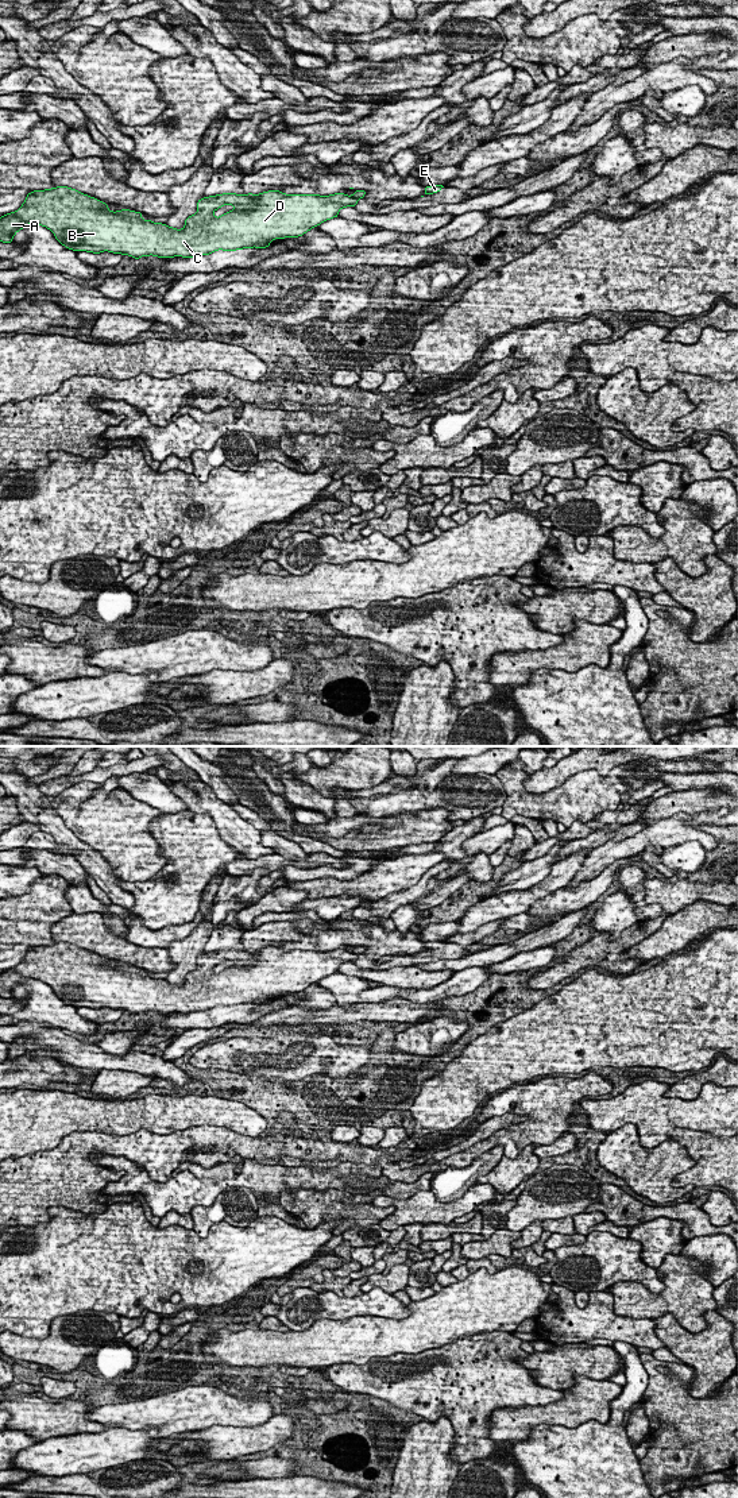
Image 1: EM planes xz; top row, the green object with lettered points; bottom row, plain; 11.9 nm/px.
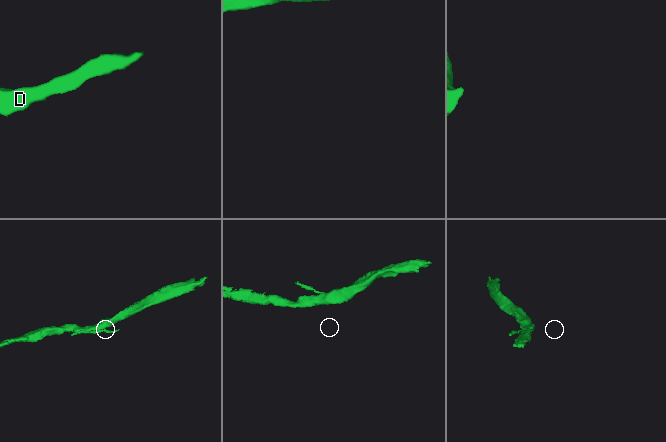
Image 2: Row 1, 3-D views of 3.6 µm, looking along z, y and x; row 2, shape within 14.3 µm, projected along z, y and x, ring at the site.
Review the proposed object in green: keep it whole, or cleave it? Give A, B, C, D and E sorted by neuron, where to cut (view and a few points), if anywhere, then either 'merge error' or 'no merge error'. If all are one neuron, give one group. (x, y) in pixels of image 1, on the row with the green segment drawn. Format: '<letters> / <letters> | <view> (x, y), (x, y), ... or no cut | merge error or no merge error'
A B C D / E | xz (352, 196), (358, 199) | merge error

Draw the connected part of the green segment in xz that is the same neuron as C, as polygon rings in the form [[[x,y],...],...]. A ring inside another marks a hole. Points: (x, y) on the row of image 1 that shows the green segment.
[[[57,186],[28,193],[15,213],[1,216],[0,242],[12,243],[18,231],[34,223],[49,228],[62,246],[77,252],[109,251],[130,255],[136,260],[148,255],[192,258],[209,255],[217,250],[266,248],[274,239],[302,236],[318,224],[337,217],[341,208],[356,204],[358,198],[344,193],[331,196],[285,194],[281,190],[268,190],[260,194],[223,193],[198,200],[197,213],[185,220],[182,229],[175,229],[162,223],[152,223],[150,219],[143,220],[140,212],[128,209],[112,212],[105,202],[94,197],[67,186]],[[225,204],[233,205],[235,209],[215,217],[213,212]]]

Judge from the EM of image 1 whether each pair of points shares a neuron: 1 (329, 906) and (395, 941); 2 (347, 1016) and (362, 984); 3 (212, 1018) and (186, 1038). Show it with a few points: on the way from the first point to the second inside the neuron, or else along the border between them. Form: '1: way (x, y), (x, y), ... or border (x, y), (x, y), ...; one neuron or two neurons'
1: border (337, 917), (328, 921); two neurons
2: border (336, 1003), (344, 1007); two neurons
3: border (230, 1022), (221, 1026), (192, 1027), (184, 1031); two neurons

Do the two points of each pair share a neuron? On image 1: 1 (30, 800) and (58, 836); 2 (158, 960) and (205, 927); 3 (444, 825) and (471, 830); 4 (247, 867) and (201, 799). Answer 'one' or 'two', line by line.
1: one
2: two
3: two
4: two

